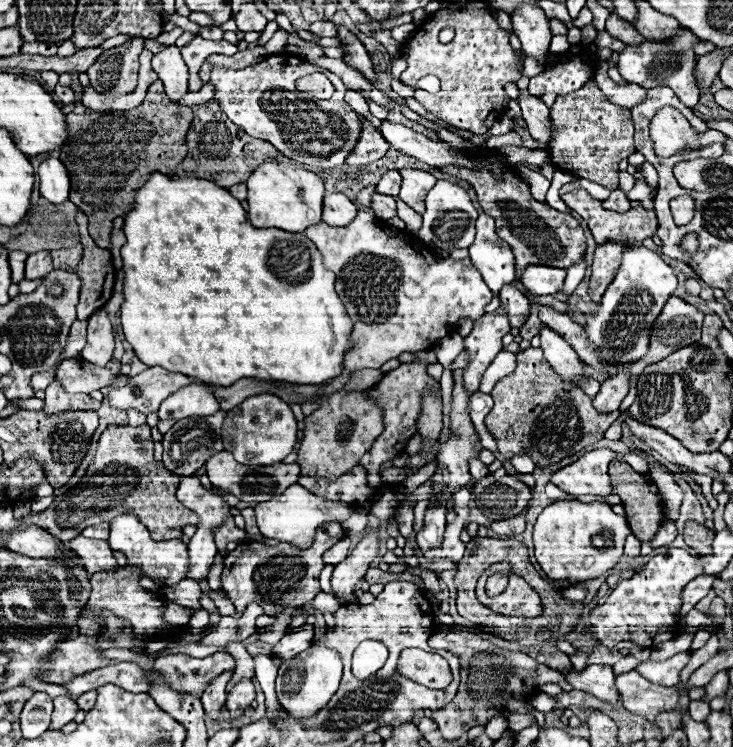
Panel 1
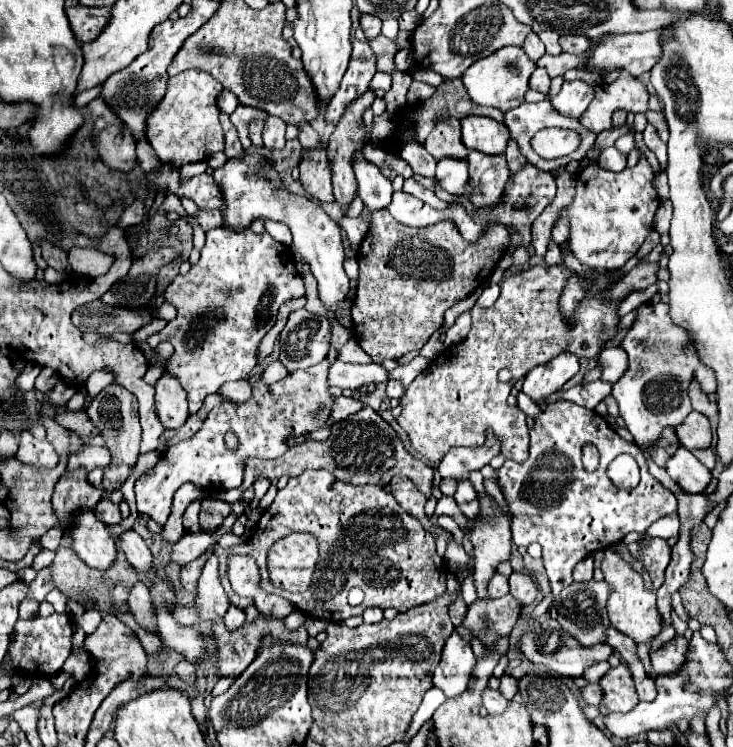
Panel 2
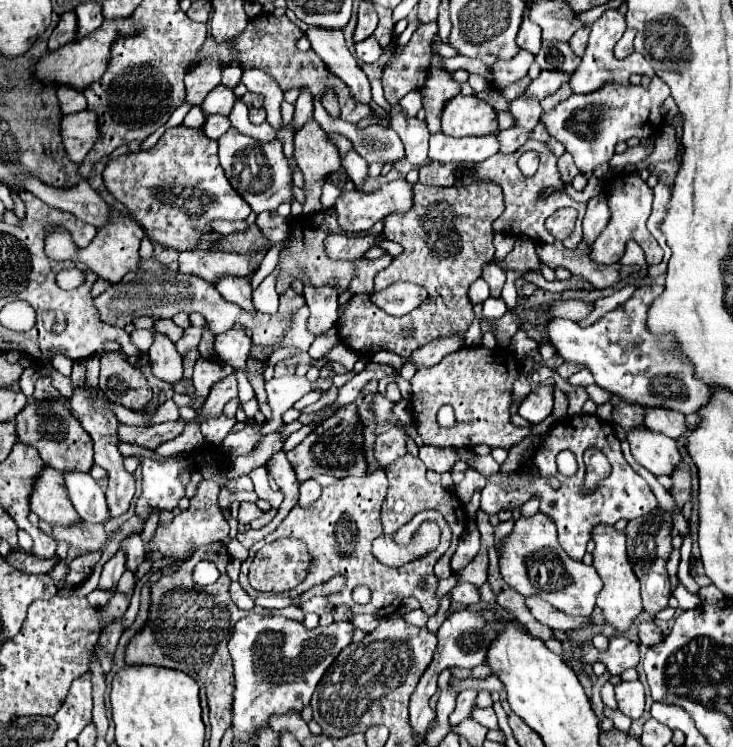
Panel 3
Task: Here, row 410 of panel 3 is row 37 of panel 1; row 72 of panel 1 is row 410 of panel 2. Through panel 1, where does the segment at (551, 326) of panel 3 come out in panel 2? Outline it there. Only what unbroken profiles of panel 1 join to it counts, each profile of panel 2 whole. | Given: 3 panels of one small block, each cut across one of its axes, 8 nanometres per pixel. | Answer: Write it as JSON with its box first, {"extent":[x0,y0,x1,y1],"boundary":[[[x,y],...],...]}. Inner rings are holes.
{"extent":[612,302,716,454],"boundary":[[[664,302],[638,306],[636,322],[620,344],[628,352],[630,366],[626,374],[612,386],[612,396],[620,406],[620,416],[624,418],[626,428],[634,436],[634,444],[648,454],[666,426],[680,426],[692,412],[688,398],[688,384],[692,378],[702,384],[704,392],[716,390],[714,372],[710,372],[708,366],[702,366],[698,354],[694,354],[694,350],[686,350],[684,344],[686,332],[670,322],[668,304]]]}

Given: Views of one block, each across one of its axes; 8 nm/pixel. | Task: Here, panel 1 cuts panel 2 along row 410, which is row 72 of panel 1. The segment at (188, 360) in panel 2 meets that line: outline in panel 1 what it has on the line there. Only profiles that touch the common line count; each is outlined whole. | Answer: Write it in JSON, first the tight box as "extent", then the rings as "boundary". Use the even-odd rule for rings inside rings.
{"extent":[182,36,238,92],"boundary":[[[196,36],[188,46],[184,46],[182,56],[190,70],[190,92],[198,92],[202,88],[202,80],[198,78],[198,68],[210,54],[232,56],[236,52],[238,52],[238,46],[228,40],[204,40],[200,36]]]}

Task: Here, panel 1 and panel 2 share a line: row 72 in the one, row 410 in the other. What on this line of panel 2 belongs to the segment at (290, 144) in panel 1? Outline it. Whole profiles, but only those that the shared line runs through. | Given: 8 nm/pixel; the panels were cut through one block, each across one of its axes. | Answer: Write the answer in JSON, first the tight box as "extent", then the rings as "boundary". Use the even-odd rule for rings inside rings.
{"extent":[134,360,334,524],"boundary":[[[324,360],[322,364],[316,364],[308,370],[290,372],[286,378],[282,378],[276,384],[264,384],[260,374],[250,376],[248,378],[248,384],[252,388],[250,400],[222,402],[214,406],[208,418],[204,420],[202,428],[190,440],[170,446],[166,454],[162,454],[162,458],[158,460],[154,468],[156,472],[148,478],[140,476],[136,480],[134,492],[136,492],[138,512],[146,512],[156,522],[164,524],[170,516],[172,496],[184,482],[192,482],[205,490],[210,486],[214,486],[214,490],[238,488],[244,476],[244,458],[282,456],[290,448],[286,444],[288,438],[306,436],[322,428],[330,418],[332,404],[334,404],[334,396],[328,390],[328,368],[330,368],[330,362]],[[318,406],[322,406],[320,416],[312,416]],[[226,430],[234,430],[236,436],[240,438],[240,446],[236,452],[230,452],[224,446]]]}

